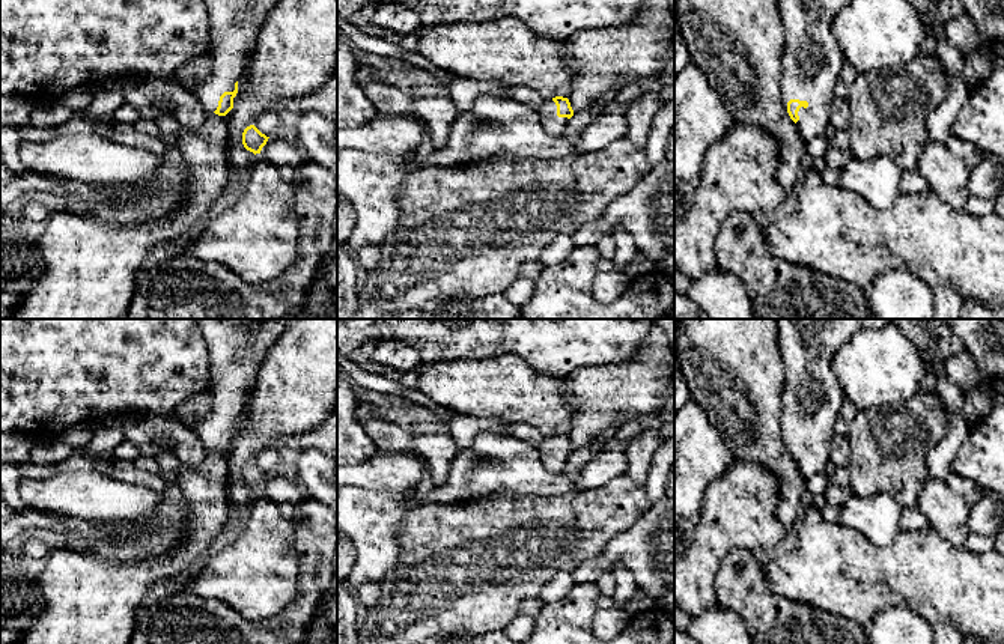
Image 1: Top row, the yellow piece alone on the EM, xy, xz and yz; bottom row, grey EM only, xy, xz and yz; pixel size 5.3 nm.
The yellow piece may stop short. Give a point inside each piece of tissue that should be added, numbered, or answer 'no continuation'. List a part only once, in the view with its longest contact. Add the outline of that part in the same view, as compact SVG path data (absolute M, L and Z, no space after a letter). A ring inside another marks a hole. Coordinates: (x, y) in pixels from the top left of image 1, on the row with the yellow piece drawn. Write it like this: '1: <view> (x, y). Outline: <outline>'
1: yz (812, 60). Outline: M780 0L783 20L783 104L807 101L796 128L804 143L825 134L828 105L844 57L832 35L834 18L849 0Z

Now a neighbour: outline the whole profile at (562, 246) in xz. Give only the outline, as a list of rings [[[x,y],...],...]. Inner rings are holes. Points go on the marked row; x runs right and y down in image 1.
[[[557,235],[540,253],[539,262],[543,266],[555,266],[561,263],[577,248],[575,241],[569,235]]]

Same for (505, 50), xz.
[[[513,17],[489,23],[431,26],[418,38],[417,54],[458,78],[530,87],[543,99],[567,98],[580,68],[578,60],[564,54],[563,39],[537,36],[525,23]]]

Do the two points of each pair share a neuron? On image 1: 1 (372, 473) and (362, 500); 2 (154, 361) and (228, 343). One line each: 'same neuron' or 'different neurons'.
1: different neurons
2: different neurons

